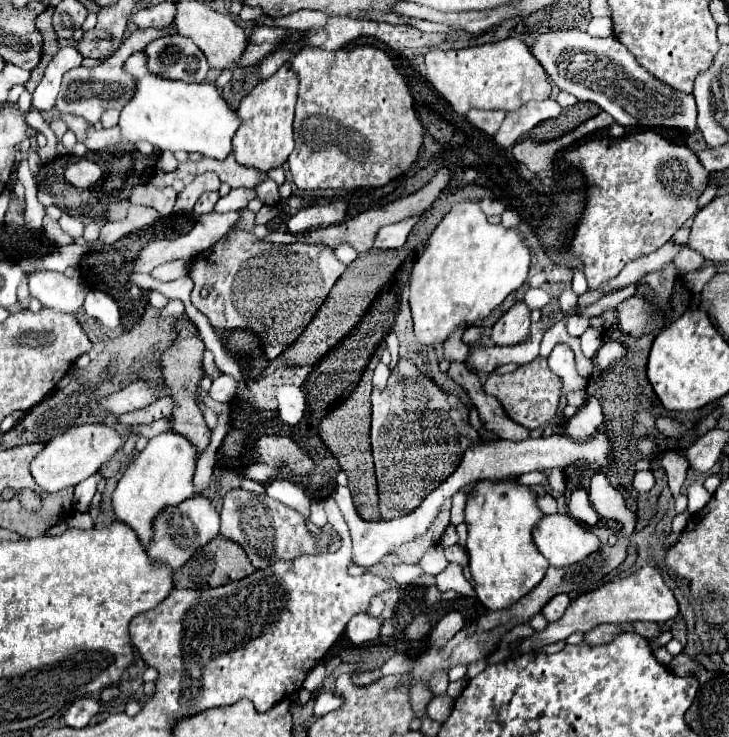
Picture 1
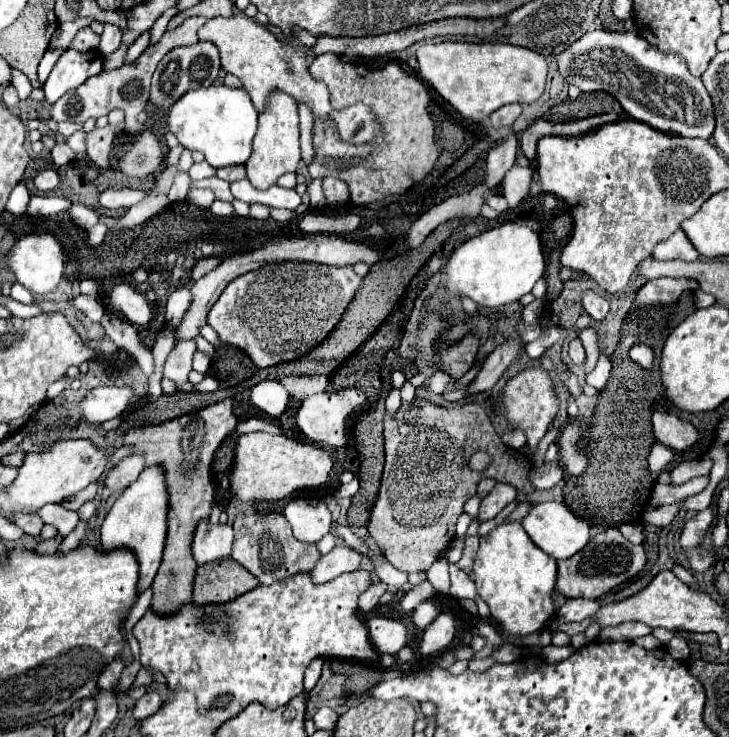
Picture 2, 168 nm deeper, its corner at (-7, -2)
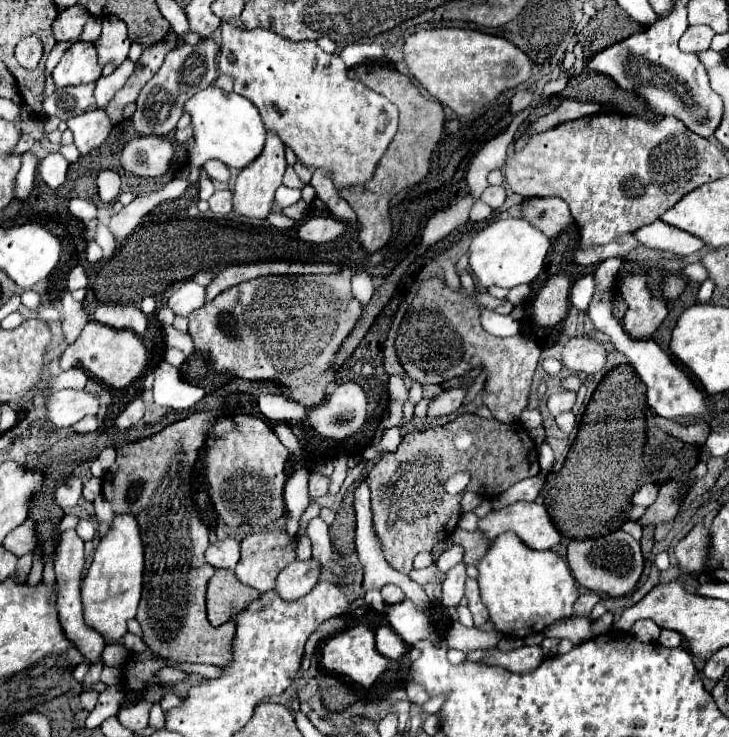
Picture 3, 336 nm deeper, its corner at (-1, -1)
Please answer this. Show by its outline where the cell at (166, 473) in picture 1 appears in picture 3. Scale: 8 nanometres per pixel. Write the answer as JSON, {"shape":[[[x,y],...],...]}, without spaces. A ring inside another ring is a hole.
{"shape":[[[131,514],[115,516],[113,528],[95,548],[93,562],[83,578],[81,596],[85,622],[107,642],[117,642],[127,632],[127,620],[135,618],[143,584],[143,542],[137,520]]]}

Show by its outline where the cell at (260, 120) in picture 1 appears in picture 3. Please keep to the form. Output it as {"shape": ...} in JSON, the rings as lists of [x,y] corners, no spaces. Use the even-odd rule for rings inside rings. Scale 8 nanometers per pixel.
{"shape":[[[267,132],[265,150],[261,152],[261,156],[251,166],[247,166],[245,170],[241,170],[241,174],[235,180],[235,186],[233,186],[233,212],[237,216],[265,220],[269,216],[271,208],[273,208],[275,190],[281,186],[285,168],[287,168],[287,162],[285,162],[285,144],[281,142],[281,138],[277,138],[277,134]]]}

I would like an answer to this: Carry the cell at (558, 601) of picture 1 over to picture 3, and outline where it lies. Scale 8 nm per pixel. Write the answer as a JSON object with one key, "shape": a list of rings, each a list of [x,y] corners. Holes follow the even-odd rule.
{"shape":[[[583,592],[579,596],[579,600],[575,602],[575,612],[591,612],[597,602],[599,602],[599,594],[595,594],[595,592]]]}

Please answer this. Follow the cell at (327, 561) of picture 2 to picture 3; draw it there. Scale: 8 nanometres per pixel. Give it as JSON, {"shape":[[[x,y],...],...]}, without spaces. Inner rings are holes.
{"shape":[[[307,560],[307,562],[293,562],[289,564],[275,580],[273,592],[279,594],[283,600],[299,600],[303,598],[315,584],[321,574],[321,562],[319,560]]]}

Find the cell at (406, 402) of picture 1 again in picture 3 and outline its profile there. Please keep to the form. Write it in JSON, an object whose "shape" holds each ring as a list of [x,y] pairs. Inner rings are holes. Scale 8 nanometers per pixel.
{"shape":[[[469,416],[467,430],[475,440],[443,440],[443,426],[423,432],[411,430],[395,454],[385,454],[369,472],[373,530],[381,540],[383,556],[391,568],[409,574],[413,558],[423,550],[433,550],[439,540],[445,540],[457,528],[461,516],[461,496],[449,496],[443,488],[449,476],[459,470],[471,472],[471,482],[465,490],[495,498],[515,482],[537,476],[537,446],[521,424],[505,424],[495,418],[485,420]]]}

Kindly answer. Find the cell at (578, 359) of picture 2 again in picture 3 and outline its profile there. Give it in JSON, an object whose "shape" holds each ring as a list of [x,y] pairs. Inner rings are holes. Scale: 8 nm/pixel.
{"shape":[[[587,336],[573,338],[563,350],[563,362],[573,372],[595,374],[605,366],[605,360],[607,360],[607,352],[603,344]]]}

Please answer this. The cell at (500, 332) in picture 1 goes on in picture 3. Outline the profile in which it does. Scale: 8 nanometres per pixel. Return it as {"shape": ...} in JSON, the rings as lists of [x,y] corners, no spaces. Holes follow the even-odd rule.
{"shape":[[[461,388],[441,392],[437,398],[433,398],[433,400],[429,402],[427,418],[429,418],[429,420],[437,420],[437,418],[441,418],[441,416],[447,416],[447,414],[455,412],[455,410],[461,406],[461,402],[463,402],[465,392],[467,392],[467,390],[461,390]]]}

